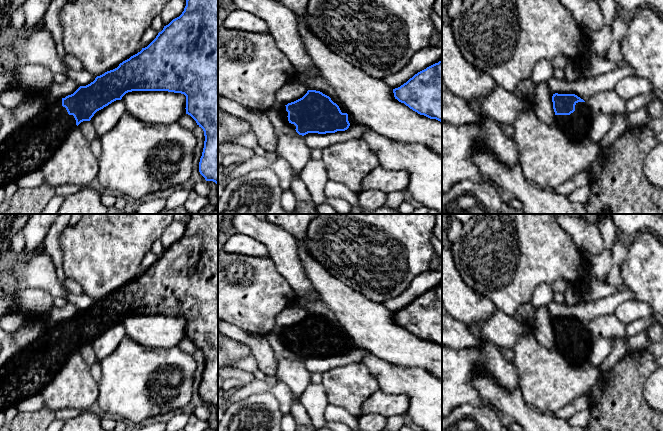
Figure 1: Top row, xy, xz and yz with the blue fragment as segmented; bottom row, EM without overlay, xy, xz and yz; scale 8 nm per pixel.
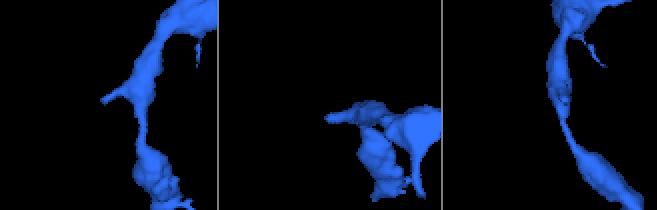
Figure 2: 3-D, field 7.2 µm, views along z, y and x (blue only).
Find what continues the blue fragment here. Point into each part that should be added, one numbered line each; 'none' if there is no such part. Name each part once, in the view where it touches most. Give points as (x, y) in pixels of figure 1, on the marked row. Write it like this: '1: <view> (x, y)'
1: yz (577, 126)

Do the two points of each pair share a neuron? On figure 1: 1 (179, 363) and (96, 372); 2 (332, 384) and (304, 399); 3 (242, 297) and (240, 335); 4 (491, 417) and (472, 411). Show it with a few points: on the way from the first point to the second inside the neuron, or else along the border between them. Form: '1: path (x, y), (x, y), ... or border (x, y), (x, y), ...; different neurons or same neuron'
1: border (101, 362), (101, 379), (98, 383); different neurons
2: border (320, 383), (328, 403); different neurons
3: border (228, 322), (243, 330), (262, 336); different neurons
4: path (486, 417), (477, 413); same neuron

